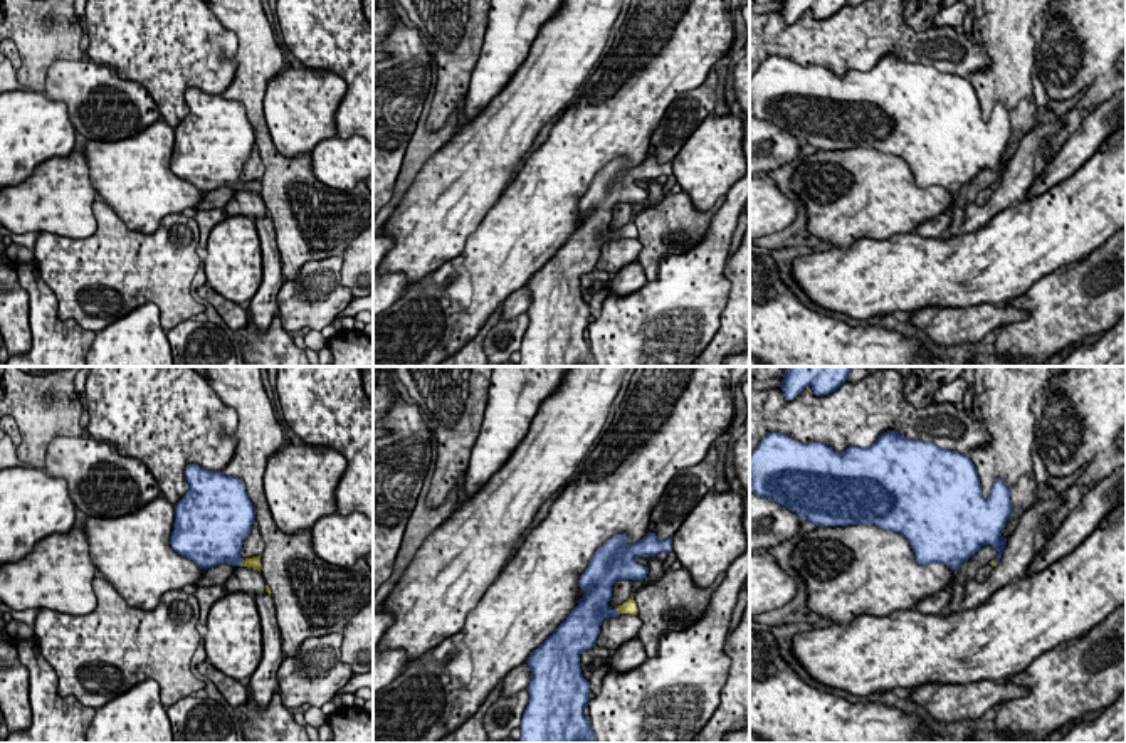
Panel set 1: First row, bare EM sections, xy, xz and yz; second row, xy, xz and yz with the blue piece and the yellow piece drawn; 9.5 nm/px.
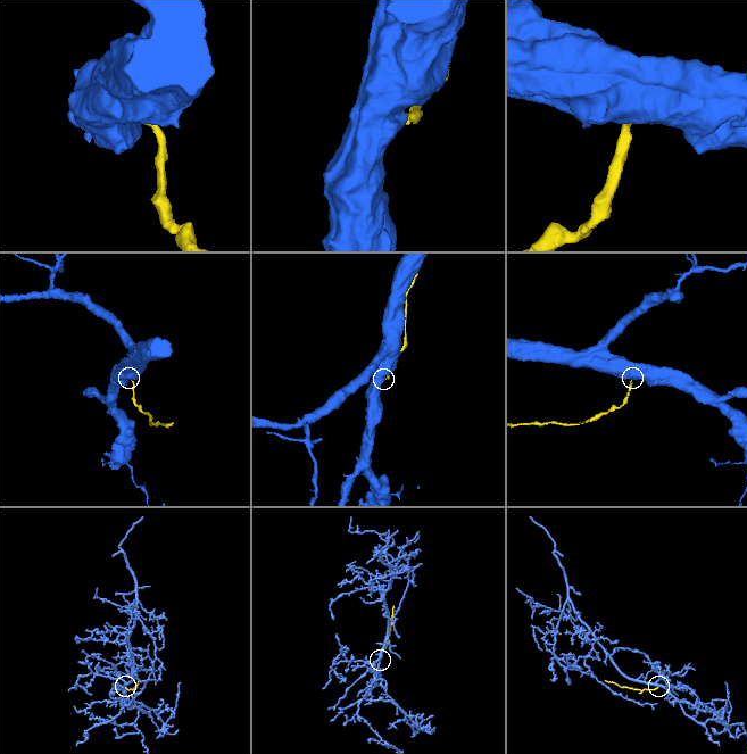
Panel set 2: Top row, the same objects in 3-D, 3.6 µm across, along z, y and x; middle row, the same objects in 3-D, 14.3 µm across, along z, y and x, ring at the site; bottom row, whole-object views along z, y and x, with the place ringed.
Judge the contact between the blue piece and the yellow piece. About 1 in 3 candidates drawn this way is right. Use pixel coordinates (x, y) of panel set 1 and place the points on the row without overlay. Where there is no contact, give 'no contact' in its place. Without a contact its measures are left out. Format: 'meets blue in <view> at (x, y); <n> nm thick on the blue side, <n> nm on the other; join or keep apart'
meets blue in xy at (241, 185); 380 nm thick on the blue side, 120 nm on the other; join

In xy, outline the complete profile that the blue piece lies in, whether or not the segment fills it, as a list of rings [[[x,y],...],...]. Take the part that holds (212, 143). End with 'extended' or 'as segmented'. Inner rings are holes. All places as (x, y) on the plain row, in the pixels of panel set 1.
[[[198,87],[185,91],[185,103],[190,111],[175,128],[171,171],[200,192],[227,187],[260,195],[260,180],[240,180],[244,163],[255,145],[245,108],[239,101],[207,94]]] | extended

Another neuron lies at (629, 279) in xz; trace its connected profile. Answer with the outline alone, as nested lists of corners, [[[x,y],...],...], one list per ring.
[[[635,261],[615,274],[610,291],[617,296],[629,296],[645,284],[647,284],[645,272],[640,262]]]

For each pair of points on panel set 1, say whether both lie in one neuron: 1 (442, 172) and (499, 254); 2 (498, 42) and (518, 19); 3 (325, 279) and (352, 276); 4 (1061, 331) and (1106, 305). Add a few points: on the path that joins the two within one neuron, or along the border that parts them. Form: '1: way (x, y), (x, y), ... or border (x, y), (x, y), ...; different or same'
1: border (503, 194), (468, 237), (464, 249), (457, 256); different
2: way (503, 37), (513, 24); same
3: border (342, 256), (340, 281), (353, 296); different
4: way (1073, 320), (1088, 305), (1094, 305); same

